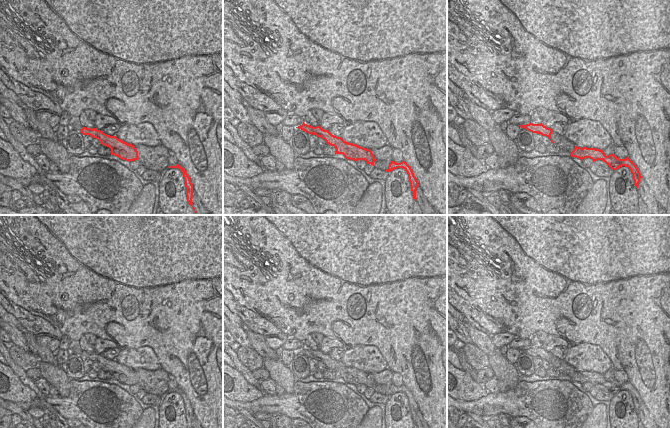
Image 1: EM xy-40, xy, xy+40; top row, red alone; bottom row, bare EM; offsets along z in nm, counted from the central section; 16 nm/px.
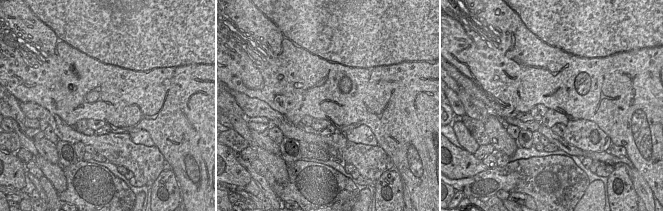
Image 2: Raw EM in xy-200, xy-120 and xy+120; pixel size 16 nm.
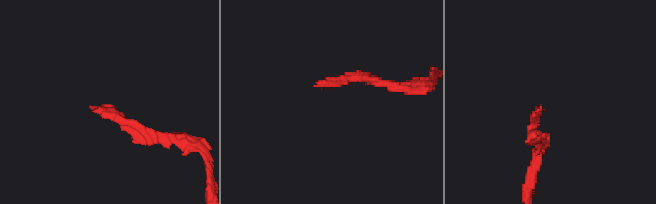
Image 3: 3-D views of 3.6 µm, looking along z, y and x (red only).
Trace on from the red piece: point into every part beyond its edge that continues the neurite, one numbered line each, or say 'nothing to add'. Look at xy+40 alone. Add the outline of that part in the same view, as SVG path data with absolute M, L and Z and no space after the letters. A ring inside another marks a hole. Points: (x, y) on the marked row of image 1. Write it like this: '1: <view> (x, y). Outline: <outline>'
nothing to add.

